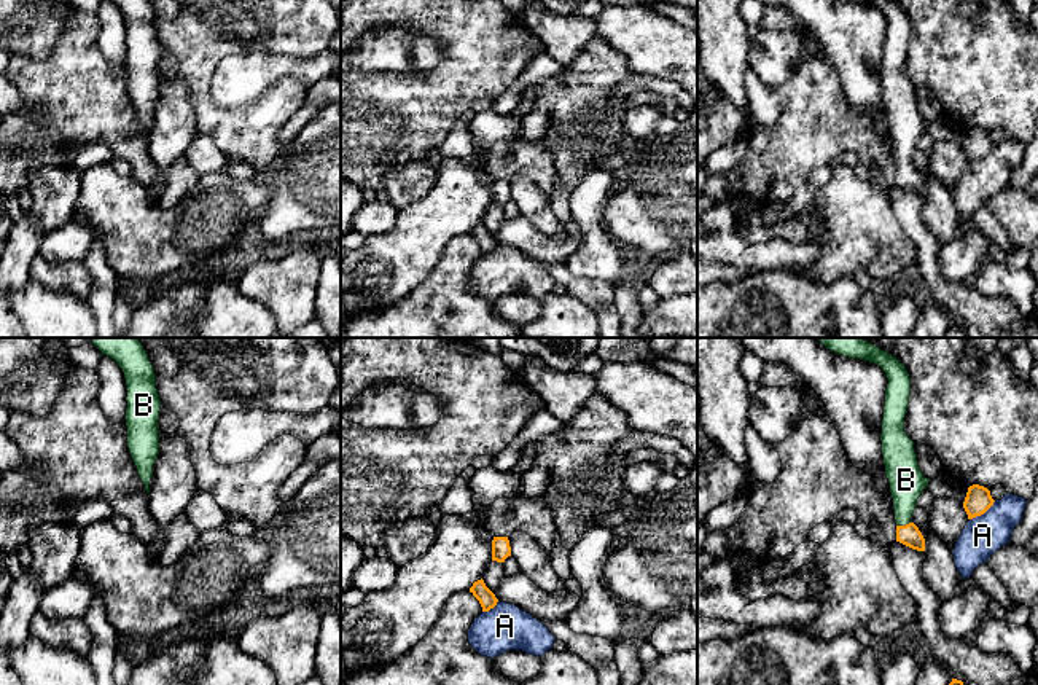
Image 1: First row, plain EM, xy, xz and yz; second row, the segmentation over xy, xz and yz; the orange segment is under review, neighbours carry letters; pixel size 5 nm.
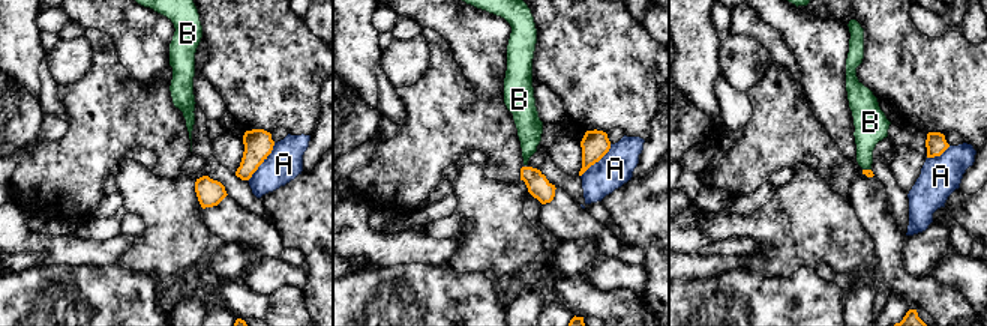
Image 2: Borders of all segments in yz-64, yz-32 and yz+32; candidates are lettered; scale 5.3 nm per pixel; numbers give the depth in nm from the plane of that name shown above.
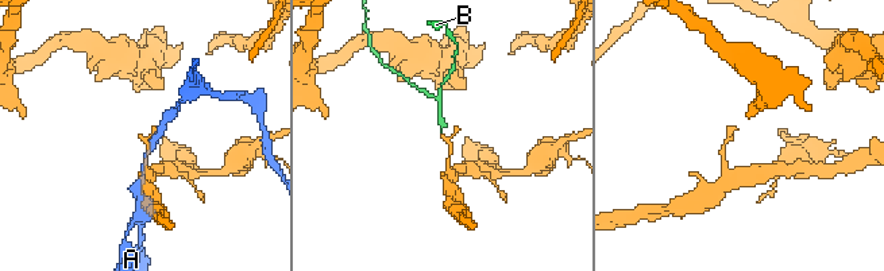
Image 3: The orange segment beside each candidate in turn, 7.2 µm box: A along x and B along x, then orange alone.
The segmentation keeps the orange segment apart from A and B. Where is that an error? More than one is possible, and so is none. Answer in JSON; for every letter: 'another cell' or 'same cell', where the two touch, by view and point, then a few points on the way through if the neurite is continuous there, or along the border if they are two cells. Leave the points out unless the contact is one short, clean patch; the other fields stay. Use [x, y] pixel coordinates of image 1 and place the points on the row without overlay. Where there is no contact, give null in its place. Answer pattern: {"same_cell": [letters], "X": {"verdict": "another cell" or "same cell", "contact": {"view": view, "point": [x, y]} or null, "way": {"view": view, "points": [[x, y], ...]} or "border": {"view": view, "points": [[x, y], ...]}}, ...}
{"same_cell": ["B"], "A": {"verdict": "another cell", "contact": {"view": "yz", "point": [983, 156]}}, "B": {"verdict": "same cell", "contact": {"view": "yz", "point": [903, 169]}, "way": {"view": "yz", "points": [[909, 177], [903, 169], [906, 123]]}}}

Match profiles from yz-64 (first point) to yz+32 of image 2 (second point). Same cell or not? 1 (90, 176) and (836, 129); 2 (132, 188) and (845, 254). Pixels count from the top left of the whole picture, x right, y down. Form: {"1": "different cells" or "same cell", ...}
{"1": "different cells", "2": "same cell"}

